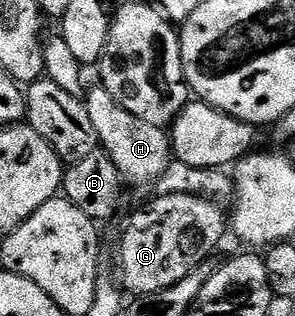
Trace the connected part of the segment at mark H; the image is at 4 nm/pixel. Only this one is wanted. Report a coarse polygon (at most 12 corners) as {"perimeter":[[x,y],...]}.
{"perimeter":[[102,84],[86,105],[125,183],[155,183],[170,161],[161,127],[126,112]]}

